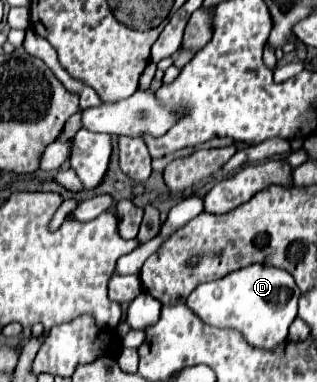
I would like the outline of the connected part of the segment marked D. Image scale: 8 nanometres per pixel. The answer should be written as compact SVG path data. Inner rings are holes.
M254 263L222 279L198 285L186 299L186 305L208 325L238 329L244 333L250 345L272 349L274 345L286 341L288 327L296 319L298 297L300 289L290 273L286 273L284 269Z

